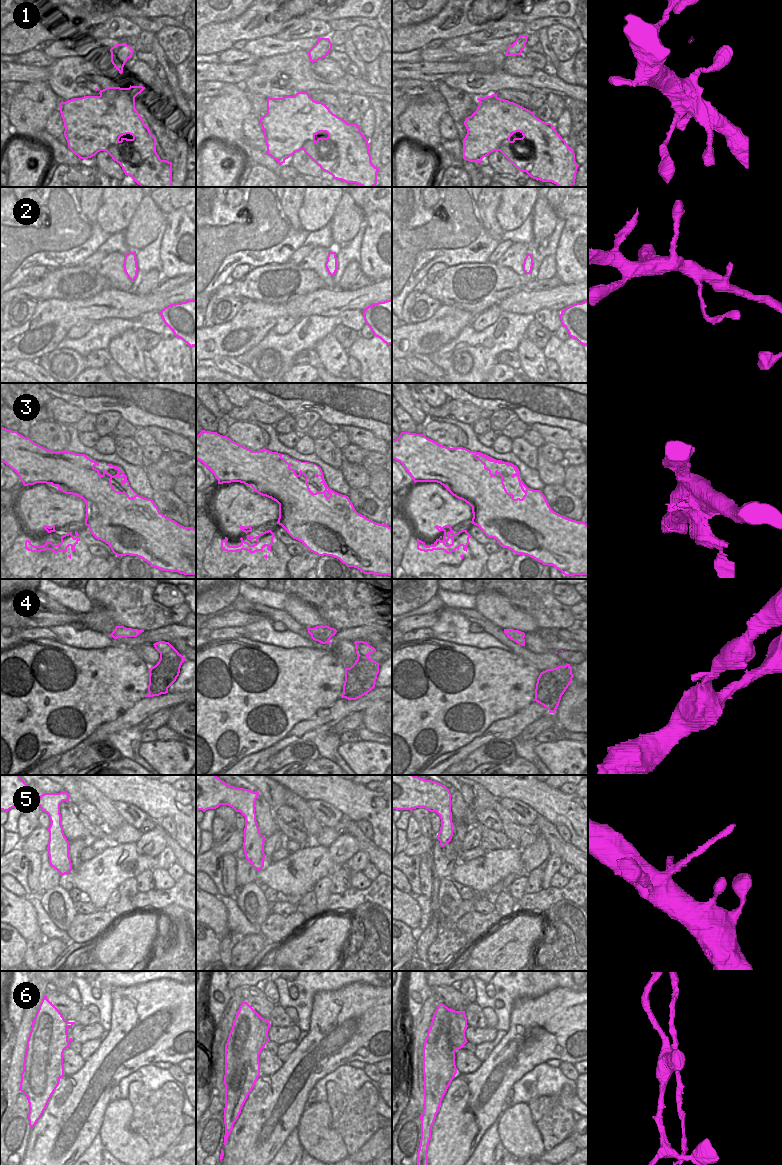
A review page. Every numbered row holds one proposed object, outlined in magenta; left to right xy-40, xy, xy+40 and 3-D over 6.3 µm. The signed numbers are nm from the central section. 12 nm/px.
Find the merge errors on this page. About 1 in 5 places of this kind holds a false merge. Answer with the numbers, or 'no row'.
3, 6

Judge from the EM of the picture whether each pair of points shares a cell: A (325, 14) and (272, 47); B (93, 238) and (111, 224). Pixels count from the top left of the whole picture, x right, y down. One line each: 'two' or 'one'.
A: two
B: two

